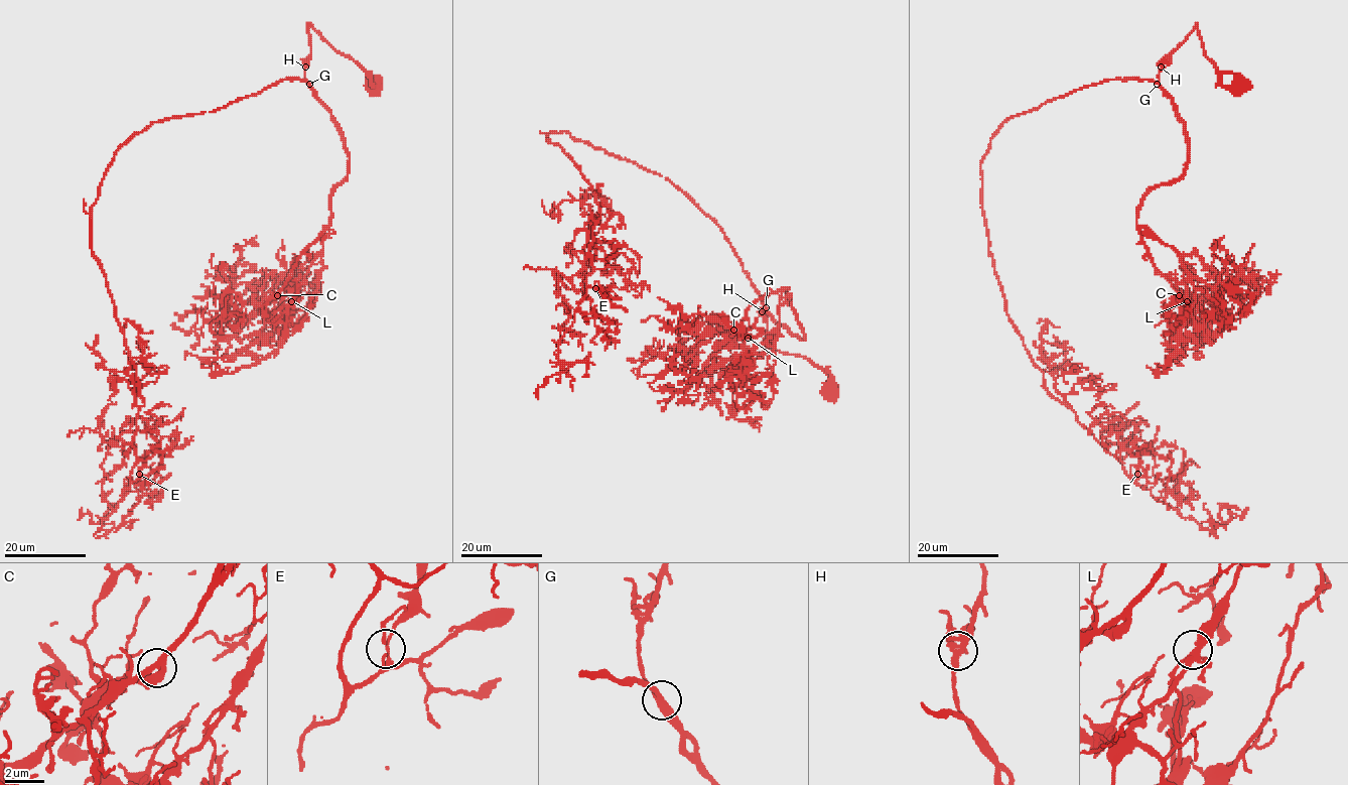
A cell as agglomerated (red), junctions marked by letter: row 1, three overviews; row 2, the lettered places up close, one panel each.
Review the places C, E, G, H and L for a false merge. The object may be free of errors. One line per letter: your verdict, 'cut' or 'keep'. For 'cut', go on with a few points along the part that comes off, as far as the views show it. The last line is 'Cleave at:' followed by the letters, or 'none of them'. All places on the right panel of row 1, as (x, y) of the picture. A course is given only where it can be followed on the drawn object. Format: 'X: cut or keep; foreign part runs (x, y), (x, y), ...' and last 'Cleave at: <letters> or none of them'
C: keep
E: keep
G: keep
H: keep
L: keep
Cleave at: none of them

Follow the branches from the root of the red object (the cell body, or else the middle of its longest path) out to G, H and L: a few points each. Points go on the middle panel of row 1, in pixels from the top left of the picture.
G: (827, 390), (830, 381), (827, 371), (804, 357), (764, 347), (767, 316), (762, 309), (766, 307)
H: (827, 390), (830, 381), (827, 371), (804, 357), (764, 347), (767, 316), (762, 311)
L: (827, 390), (827, 371), (764, 347), (762, 309), (805, 339), (787, 288), (779, 324), (748, 338)

